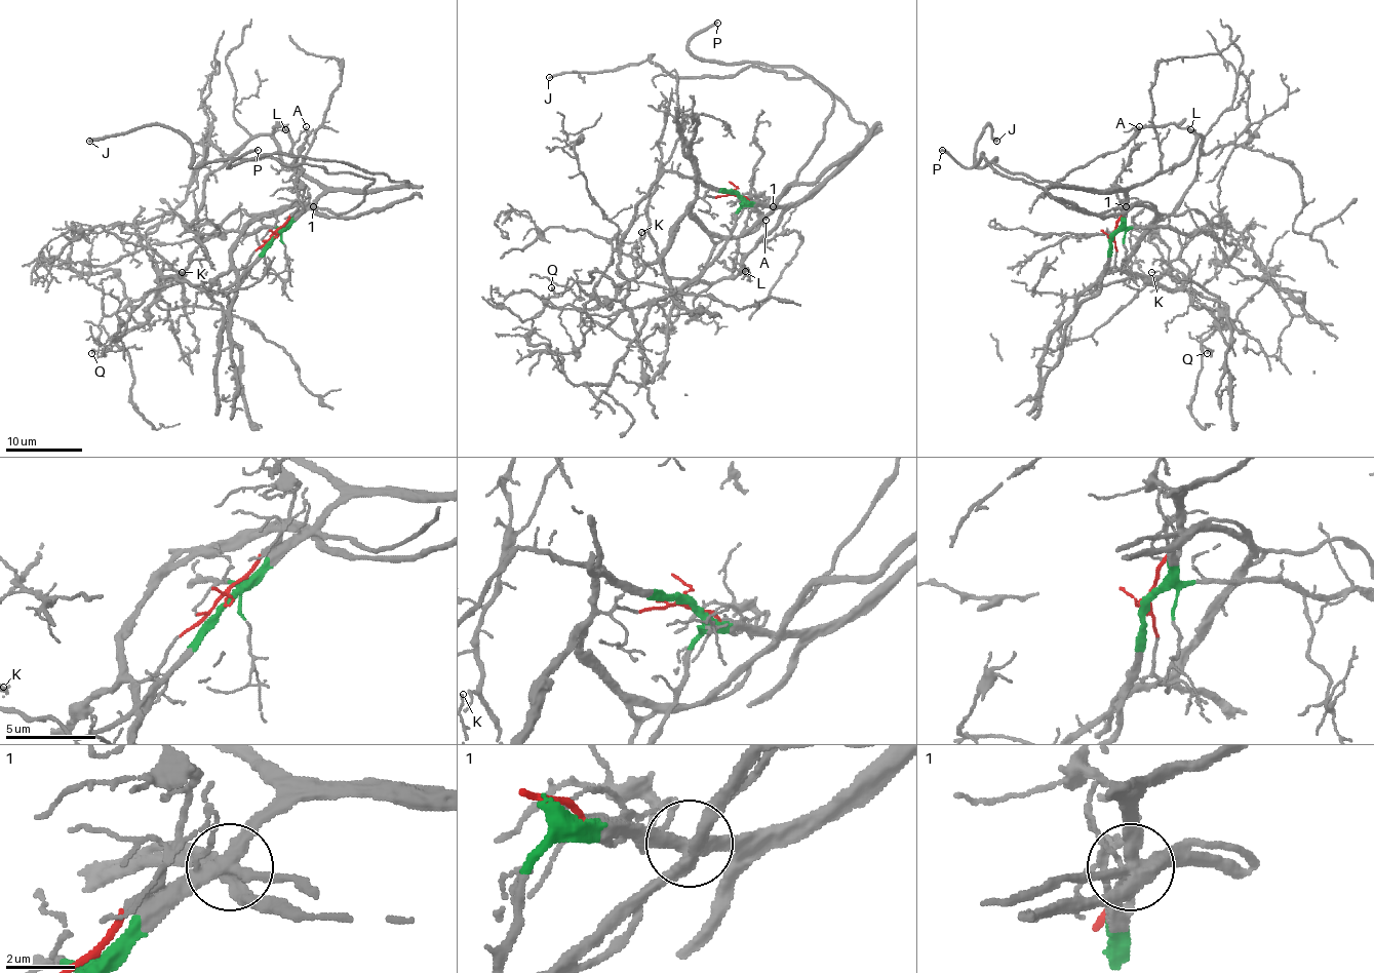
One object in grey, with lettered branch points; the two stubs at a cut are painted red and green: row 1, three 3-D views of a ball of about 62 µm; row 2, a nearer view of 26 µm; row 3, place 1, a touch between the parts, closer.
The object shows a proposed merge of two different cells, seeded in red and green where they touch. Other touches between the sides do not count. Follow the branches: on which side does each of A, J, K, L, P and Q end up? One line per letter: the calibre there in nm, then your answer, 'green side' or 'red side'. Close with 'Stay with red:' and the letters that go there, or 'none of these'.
A: calibre 110 nm; green side
J: calibre 200 nm; red side
K: calibre 100 nm; red side
L: calibre 80 nm; green side
P: calibre 220 nm; green side
Q: calibre 110 nm; red side
Stay with red: J, K, Q

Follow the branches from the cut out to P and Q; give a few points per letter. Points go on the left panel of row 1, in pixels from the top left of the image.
P: (275, 235), (323, 195), (399, 187), (406, 182), (290, 155), (264, 153), (228, 166), (258, 149)
Q: (275, 235), (244, 266), (226, 271), (206, 288), (180, 280), (166, 284), (153, 300), (144, 322), (92, 353)

